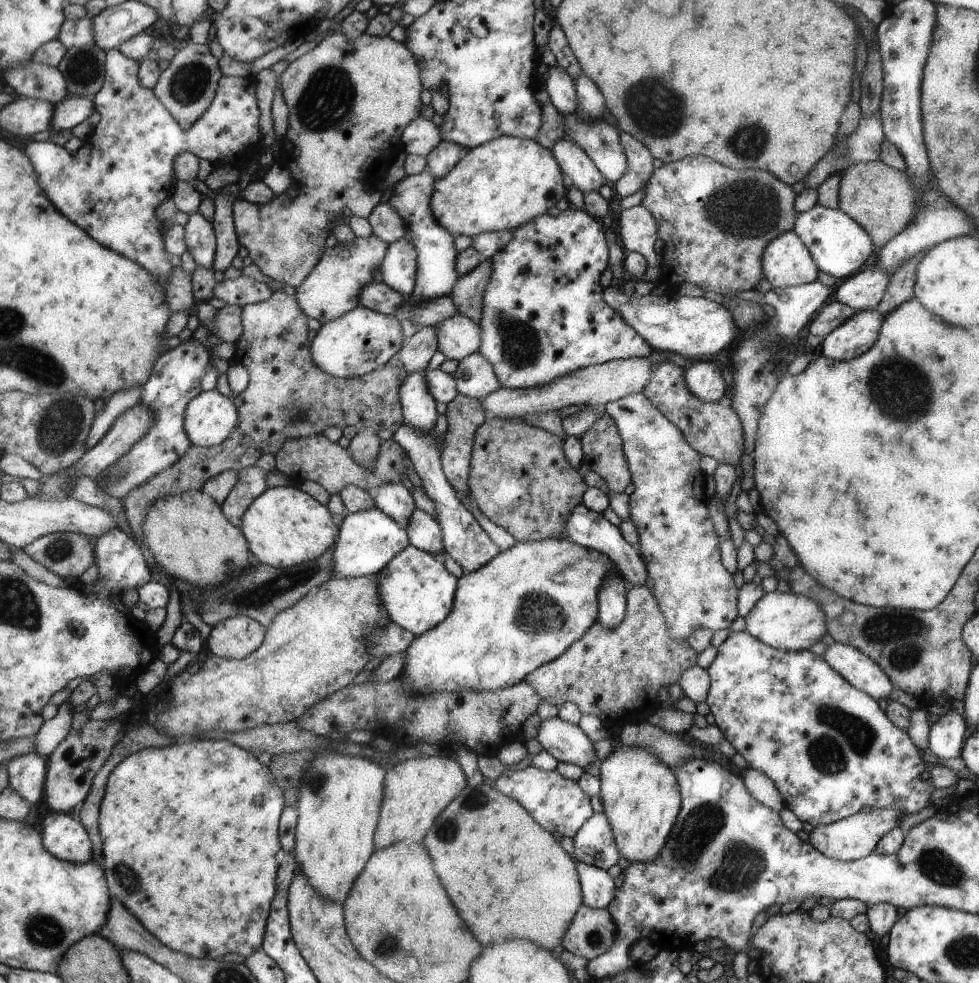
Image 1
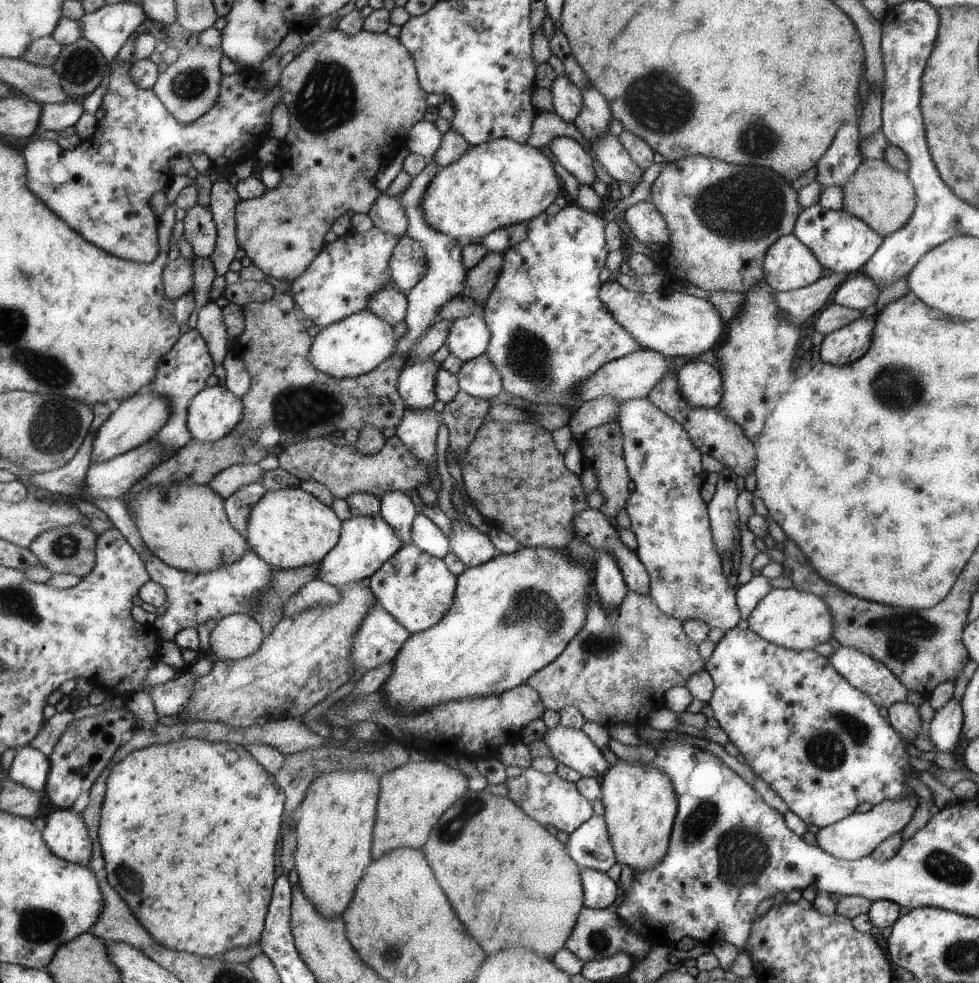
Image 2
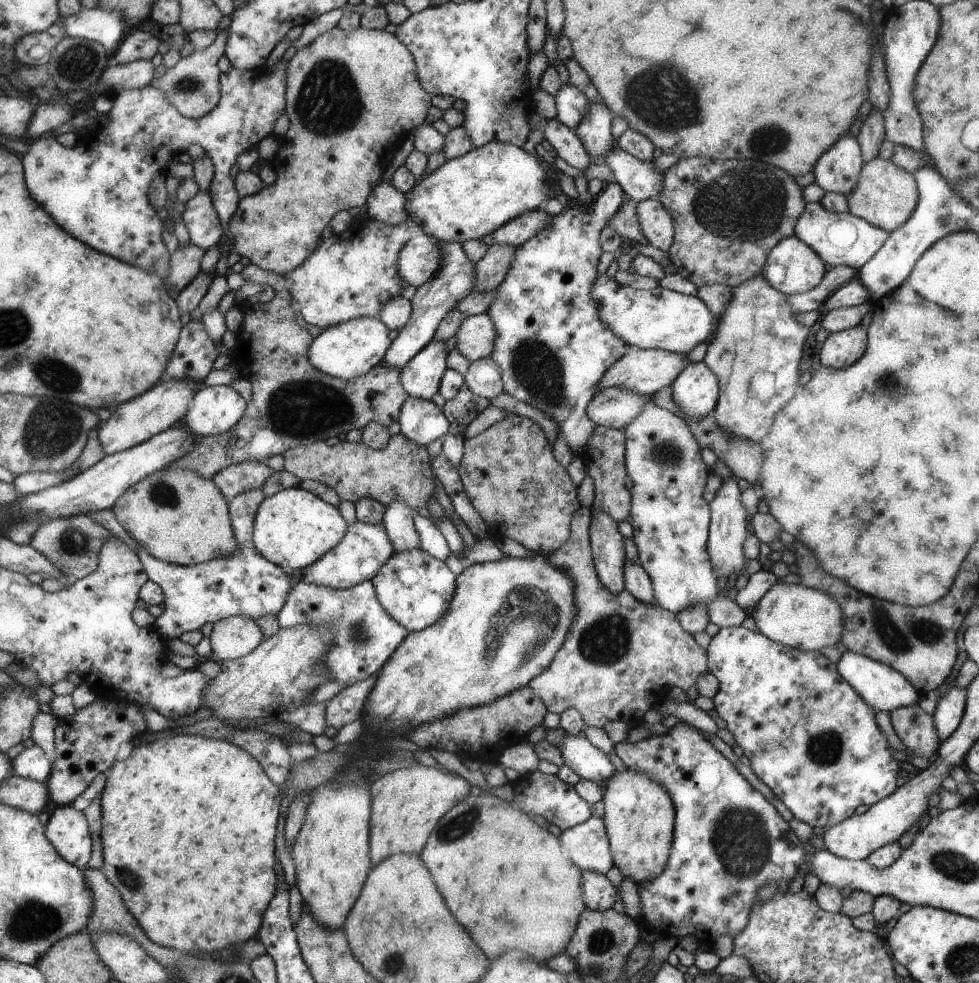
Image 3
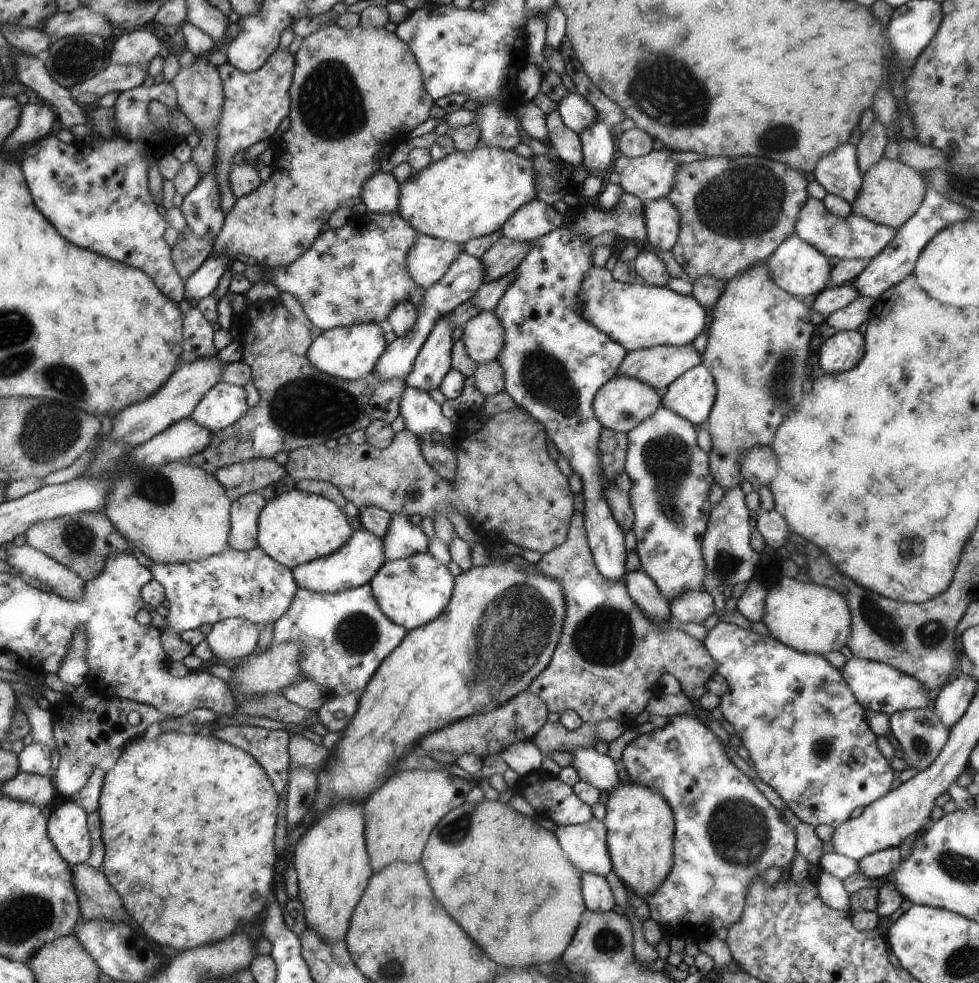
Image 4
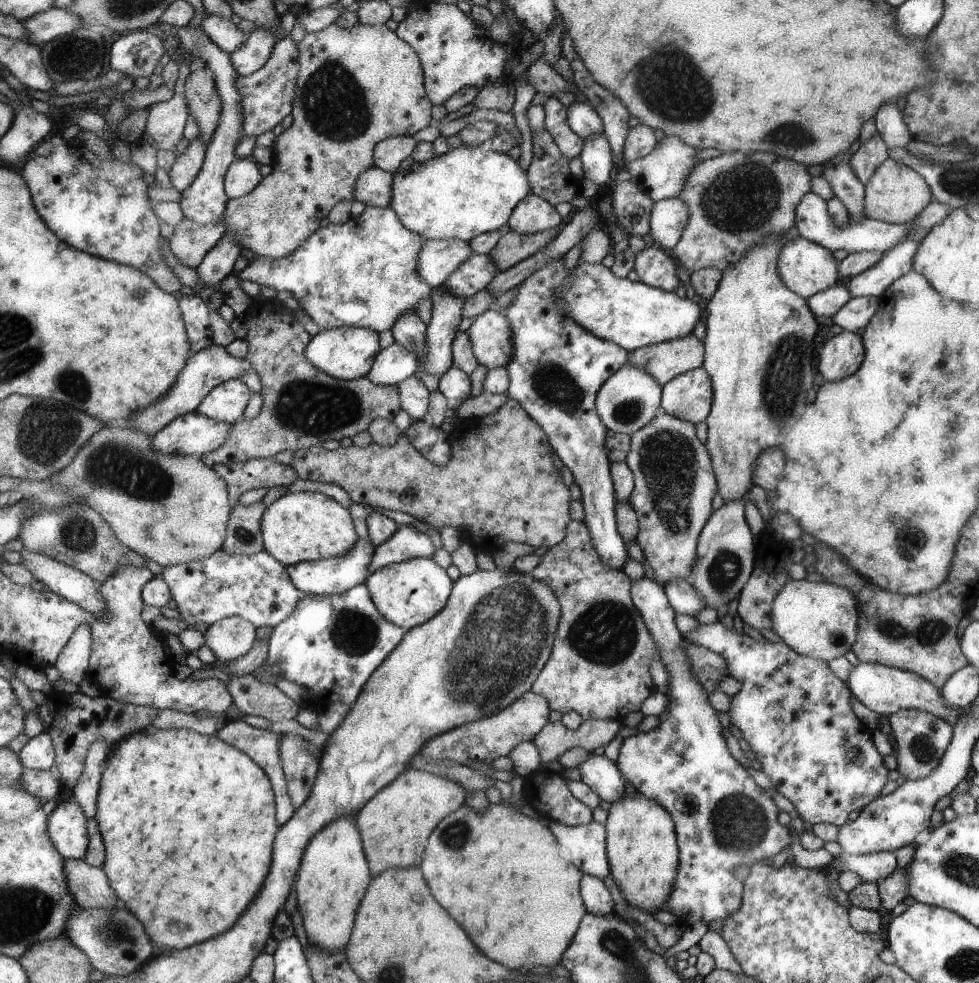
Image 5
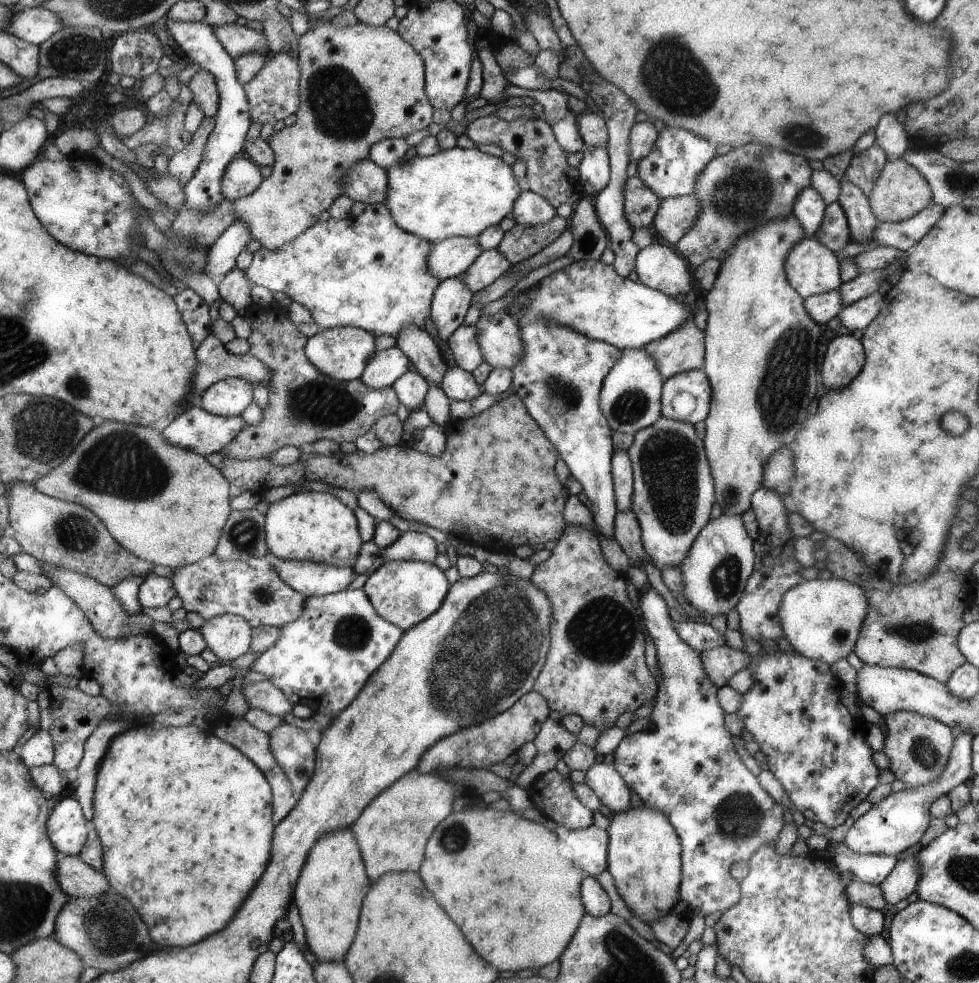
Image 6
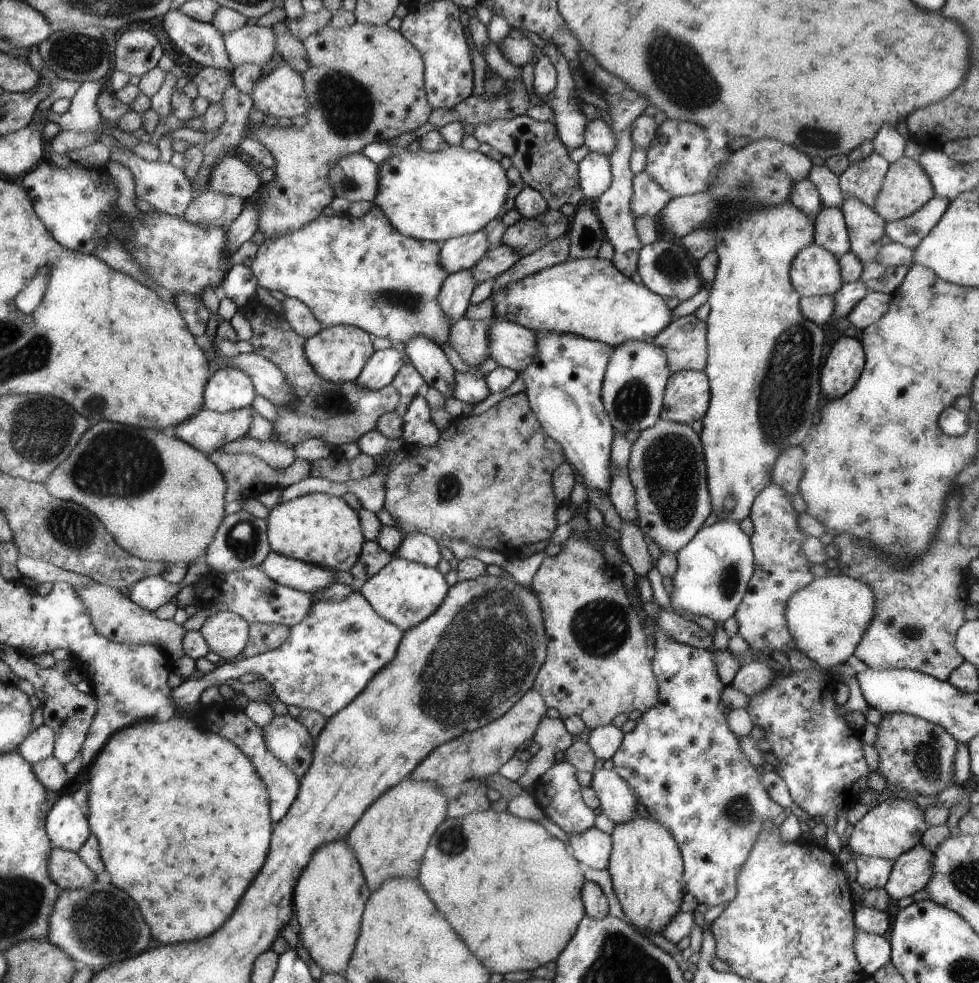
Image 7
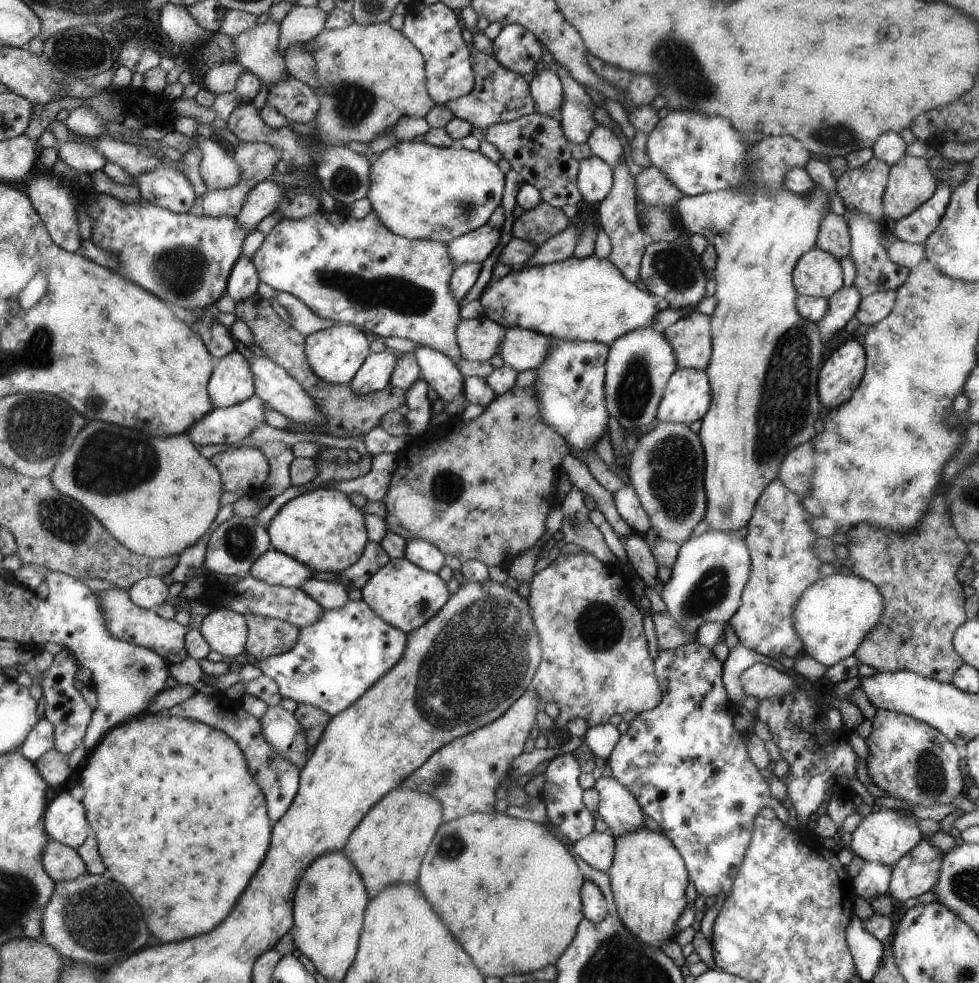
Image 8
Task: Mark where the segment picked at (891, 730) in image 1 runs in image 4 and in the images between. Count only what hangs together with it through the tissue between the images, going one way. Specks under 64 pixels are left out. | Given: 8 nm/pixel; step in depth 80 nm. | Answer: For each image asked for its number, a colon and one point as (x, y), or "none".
2: (776, 705)
3: (809, 737)
4: (804, 731)

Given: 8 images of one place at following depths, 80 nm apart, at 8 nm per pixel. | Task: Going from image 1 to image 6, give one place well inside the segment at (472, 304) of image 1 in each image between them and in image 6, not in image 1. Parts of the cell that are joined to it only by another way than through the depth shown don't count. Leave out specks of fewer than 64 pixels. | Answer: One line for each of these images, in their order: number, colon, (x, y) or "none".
2: (480, 280)
3: (491, 268)
4: (503, 255)
5: (512, 247)
6: (520, 242)

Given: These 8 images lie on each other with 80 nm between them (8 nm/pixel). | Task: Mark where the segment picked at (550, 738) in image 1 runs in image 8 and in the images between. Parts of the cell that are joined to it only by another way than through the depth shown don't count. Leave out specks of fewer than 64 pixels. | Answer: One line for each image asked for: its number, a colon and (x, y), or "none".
2: (568, 746)
3: (586, 760)
4: (598, 770)
5: (601, 775)
6: (612, 791)
7: (616, 802)
8: (617, 807)

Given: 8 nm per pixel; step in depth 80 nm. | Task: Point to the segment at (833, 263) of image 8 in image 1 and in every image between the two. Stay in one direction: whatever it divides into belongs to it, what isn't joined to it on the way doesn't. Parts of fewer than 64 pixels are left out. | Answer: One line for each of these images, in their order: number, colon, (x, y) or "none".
1: (786, 261)
2: (788, 264)
3: (792, 267)
4: (798, 268)
5: (805, 267)
6: (811, 268)
7: (814, 271)

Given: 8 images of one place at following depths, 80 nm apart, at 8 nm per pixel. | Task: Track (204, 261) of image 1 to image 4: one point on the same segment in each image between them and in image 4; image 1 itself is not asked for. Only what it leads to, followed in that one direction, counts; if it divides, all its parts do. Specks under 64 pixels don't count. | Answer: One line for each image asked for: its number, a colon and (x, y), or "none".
2: (201, 231)
3: (202, 219)
4: (202, 208)

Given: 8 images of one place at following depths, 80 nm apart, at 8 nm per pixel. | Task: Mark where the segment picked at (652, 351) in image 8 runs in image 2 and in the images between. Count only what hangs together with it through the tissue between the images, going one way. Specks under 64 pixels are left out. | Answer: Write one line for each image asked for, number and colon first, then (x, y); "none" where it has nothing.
2: (592, 413)
3: (613, 407)
4: (621, 403)
5: (630, 398)
6: (630, 395)
7: (632, 390)

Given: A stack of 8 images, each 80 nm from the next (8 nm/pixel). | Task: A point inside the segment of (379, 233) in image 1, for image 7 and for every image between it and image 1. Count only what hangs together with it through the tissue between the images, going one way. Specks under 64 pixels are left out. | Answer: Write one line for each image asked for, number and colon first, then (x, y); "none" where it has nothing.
2: (386, 214)
3: (384, 203)
4: (379, 194)
5: (372, 187)
6: (365, 182)
7: (353, 177)

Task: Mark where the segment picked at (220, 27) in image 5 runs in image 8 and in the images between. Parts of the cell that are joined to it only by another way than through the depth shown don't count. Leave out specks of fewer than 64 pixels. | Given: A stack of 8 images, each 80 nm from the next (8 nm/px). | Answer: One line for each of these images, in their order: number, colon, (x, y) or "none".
6: (239, 40)
7: (252, 44)
8: (258, 50)

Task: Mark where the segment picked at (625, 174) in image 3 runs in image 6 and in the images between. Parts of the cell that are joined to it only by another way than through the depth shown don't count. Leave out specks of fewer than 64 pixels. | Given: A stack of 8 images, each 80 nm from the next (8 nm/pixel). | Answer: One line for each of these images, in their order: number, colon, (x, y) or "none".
4: (649, 177)
5: (661, 174)
6: (672, 167)

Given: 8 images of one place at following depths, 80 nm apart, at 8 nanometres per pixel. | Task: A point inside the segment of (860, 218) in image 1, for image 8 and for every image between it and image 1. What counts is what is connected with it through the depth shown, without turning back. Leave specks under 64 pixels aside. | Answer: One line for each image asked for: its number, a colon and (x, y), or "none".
2: (882, 197)
3: (886, 195)
4: (891, 192)
5: (896, 193)
6: (901, 191)
7: (906, 187)
8: (911, 182)

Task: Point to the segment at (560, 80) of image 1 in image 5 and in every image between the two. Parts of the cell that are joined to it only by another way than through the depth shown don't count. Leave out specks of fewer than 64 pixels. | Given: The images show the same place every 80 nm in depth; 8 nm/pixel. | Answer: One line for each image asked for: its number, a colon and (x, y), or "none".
2: (566, 98)
3: (571, 105)
4: (577, 114)
5: (582, 118)

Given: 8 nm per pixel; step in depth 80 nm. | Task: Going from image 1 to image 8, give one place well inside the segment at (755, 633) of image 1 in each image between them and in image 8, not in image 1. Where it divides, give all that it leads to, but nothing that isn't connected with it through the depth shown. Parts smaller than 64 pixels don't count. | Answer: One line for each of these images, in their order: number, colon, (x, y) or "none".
2: (795, 620)
3: (808, 619)
4: (810, 618)
5: (817, 619)
6: (821, 618)
7: (827, 618)
8: (833, 615)

